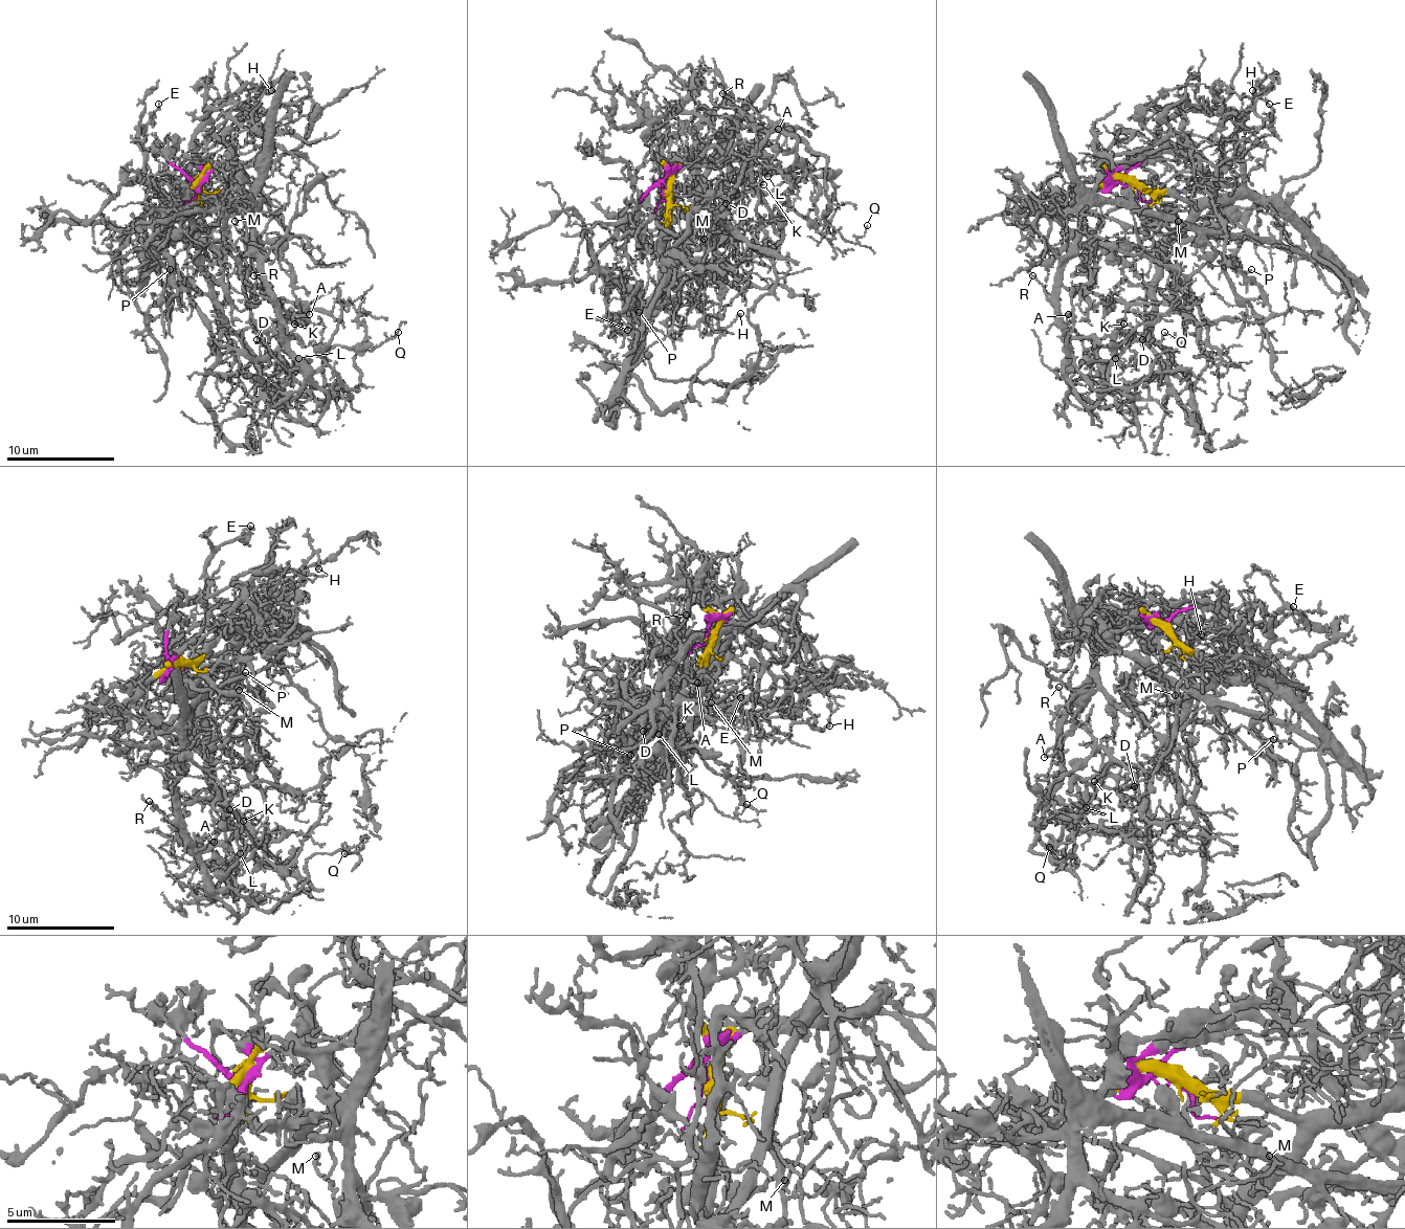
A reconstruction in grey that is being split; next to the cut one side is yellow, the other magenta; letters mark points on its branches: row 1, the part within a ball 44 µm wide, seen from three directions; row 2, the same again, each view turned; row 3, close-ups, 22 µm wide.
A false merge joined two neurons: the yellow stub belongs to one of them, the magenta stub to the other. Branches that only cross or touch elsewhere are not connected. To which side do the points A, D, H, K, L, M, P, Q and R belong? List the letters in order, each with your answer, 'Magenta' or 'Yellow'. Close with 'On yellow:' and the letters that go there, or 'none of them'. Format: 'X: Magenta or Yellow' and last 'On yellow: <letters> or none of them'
A: Magenta
D: Magenta
H: Yellow
K: Magenta
L: Magenta
M: Magenta
P: Yellow
Q: Magenta
R: Magenta
On yellow: H, P

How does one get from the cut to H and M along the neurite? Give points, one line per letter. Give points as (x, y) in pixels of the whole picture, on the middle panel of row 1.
H: (665, 191), (662, 291), (654, 302), (662, 299), (695, 305), (725, 327), (741, 313)
M: (662, 191), (668, 177), (697, 166), (719, 144), (728, 179), (714, 193), (711, 231), (703, 240)

